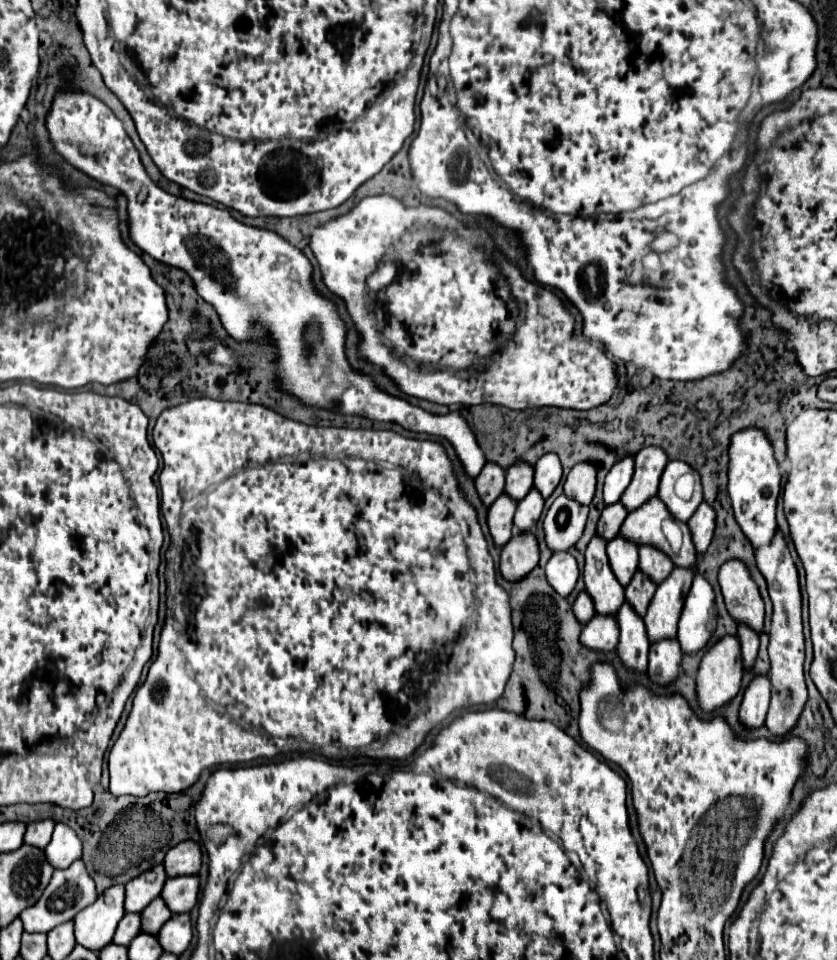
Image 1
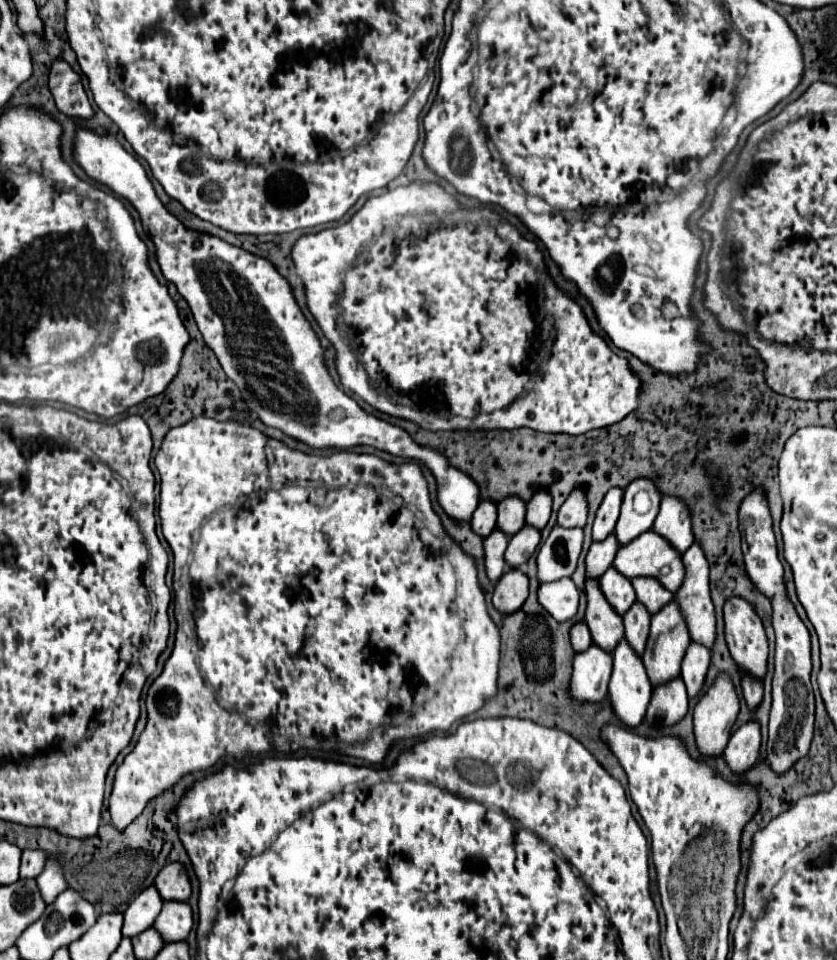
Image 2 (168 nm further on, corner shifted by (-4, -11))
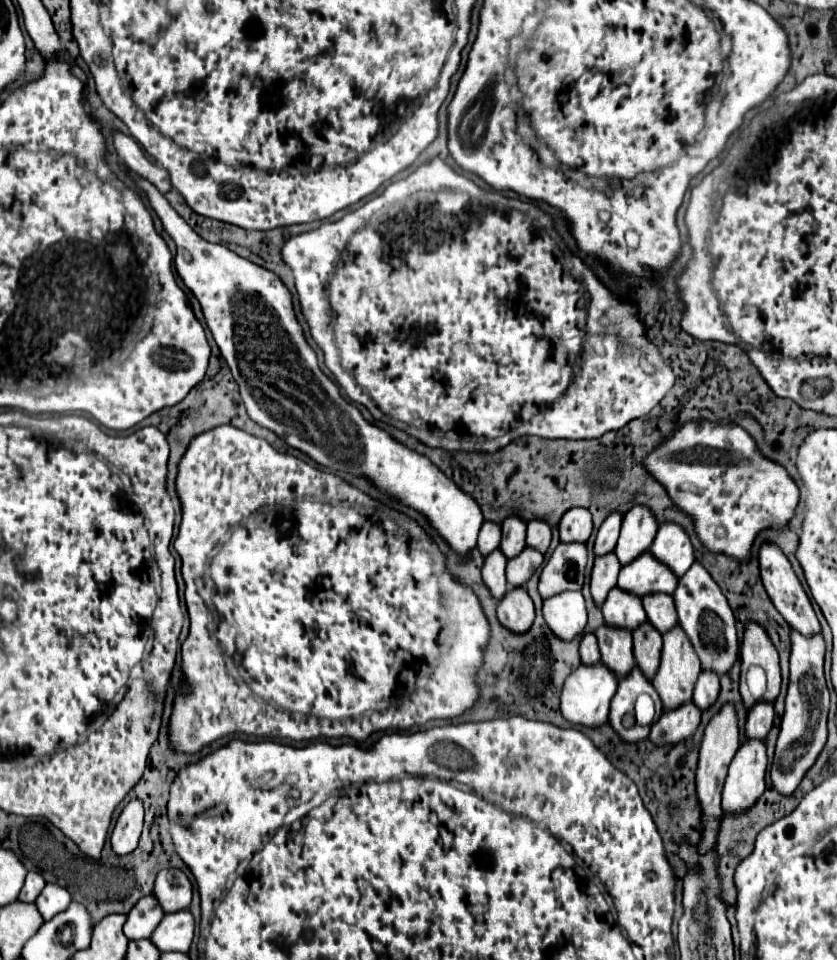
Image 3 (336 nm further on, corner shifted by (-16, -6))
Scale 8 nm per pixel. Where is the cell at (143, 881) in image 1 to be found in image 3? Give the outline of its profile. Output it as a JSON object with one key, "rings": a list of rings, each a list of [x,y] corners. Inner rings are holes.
{"rings":[[[150,896],[142,898],[134,904],[134,908],[128,912],[128,922],[124,924],[124,934],[128,940],[142,940],[150,938],[160,920],[164,918],[164,910],[156,906],[156,900]]]}

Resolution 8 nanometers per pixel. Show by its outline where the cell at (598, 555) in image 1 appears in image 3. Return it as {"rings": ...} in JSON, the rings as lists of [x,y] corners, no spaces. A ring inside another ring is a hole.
{"rings":[[[604,624],[596,630],[596,638],[602,652],[602,662],[618,676],[626,676],[634,666],[632,632]]]}

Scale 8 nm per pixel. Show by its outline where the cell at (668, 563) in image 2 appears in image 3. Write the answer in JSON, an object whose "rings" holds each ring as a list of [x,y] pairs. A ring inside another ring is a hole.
{"rings":[[[640,554],[640,558],[624,566],[618,576],[618,586],[638,596],[650,592],[672,594],[676,590],[676,582],[678,582],[676,574],[672,574],[668,566],[660,566],[660,562],[652,558],[652,554]]]}

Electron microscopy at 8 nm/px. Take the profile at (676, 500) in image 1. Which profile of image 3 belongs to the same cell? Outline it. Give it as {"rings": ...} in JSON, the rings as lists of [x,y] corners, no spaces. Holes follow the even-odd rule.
{"rings":[[[676,522],[660,524],[650,552],[660,562],[664,562],[676,576],[684,576],[684,572],[694,562],[694,546],[690,542],[690,536]]]}

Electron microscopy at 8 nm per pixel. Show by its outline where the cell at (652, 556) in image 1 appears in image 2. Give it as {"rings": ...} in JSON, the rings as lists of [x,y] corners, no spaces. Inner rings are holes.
{"rings":[[[634,579],[632,587],[636,591],[636,601],[642,603],[650,615],[656,615],[672,601],[672,593],[664,591],[660,583],[652,583],[652,579]]]}

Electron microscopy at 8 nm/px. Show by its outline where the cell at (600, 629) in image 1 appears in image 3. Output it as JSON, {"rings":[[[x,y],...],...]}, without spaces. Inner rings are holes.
{"rings":[[[602,662],[592,664],[592,666],[578,666],[578,670],[564,682],[562,696],[560,696],[560,710],[562,716],[572,722],[572,724],[582,724],[582,726],[600,726],[608,720],[610,712],[610,700],[616,694],[618,688],[618,676],[608,670]]]}

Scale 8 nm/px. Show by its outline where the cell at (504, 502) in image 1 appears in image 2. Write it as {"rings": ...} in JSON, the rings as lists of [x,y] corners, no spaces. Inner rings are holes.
{"rings":[[[494,529],[494,533],[484,539],[484,569],[490,581],[498,581],[504,575],[504,551],[508,545],[508,537],[500,535],[500,531]]]}

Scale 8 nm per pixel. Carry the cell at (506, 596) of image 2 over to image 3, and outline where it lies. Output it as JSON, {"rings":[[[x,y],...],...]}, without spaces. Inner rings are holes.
{"rings":[[[516,586],[498,604],[498,620],[512,632],[526,632],[534,622],[534,604],[528,590]]]}

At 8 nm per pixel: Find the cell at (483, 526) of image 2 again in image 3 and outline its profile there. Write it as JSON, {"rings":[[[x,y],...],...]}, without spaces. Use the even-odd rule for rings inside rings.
{"rings":[[[486,520],[480,528],[480,536],[478,536],[478,548],[482,552],[482,556],[490,554],[492,550],[496,550],[500,546],[500,524]]]}

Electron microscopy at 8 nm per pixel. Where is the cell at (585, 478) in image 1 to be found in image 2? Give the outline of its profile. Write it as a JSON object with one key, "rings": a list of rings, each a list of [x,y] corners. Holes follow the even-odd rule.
{"rings":[[[574,491],[558,511],[558,525],[564,529],[584,527],[586,515],[588,515],[588,505],[584,499],[584,491]]]}

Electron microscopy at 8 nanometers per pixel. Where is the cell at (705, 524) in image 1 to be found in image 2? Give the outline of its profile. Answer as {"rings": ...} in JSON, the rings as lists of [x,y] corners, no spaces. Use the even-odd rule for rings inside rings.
{"rings":[[[690,547],[684,555],[682,555],[682,563],[686,569],[684,581],[680,585],[680,589],[674,593],[674,601],[680,609],[680,615],[688,627],[688,635],[690,641],[700,643],[708,649],[714,647],[716,641],[716,613],[714,613],[714,605],[710,599],[710,589],[708,589],[708,561],[704,559],[704,551],[700,547]]]}

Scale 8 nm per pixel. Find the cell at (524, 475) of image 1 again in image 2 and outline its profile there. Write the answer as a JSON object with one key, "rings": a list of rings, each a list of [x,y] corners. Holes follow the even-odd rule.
{"rings":[[[504,499],[504,503],[498,503],[496,529],[508,537],[516,535],[524,527],[524,511],[526,503],[522,499]]]}

